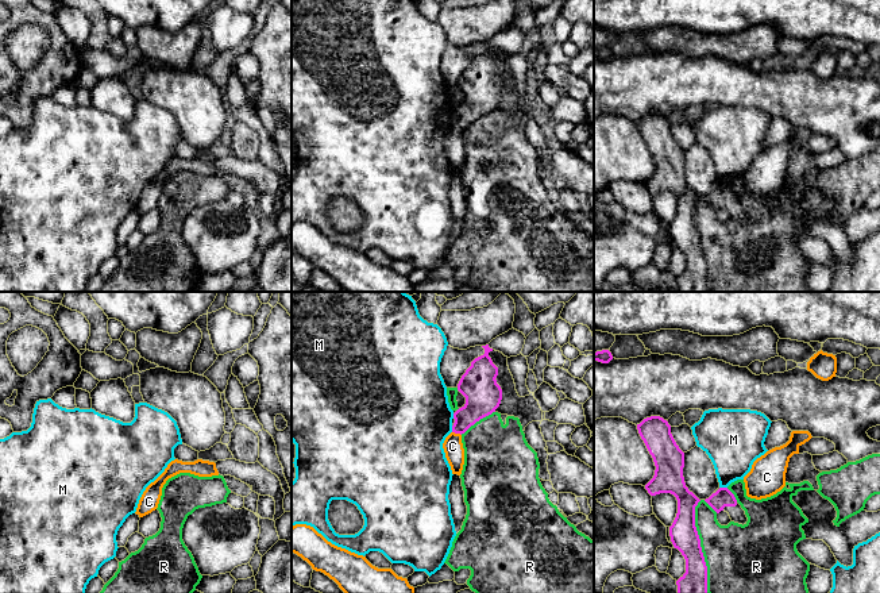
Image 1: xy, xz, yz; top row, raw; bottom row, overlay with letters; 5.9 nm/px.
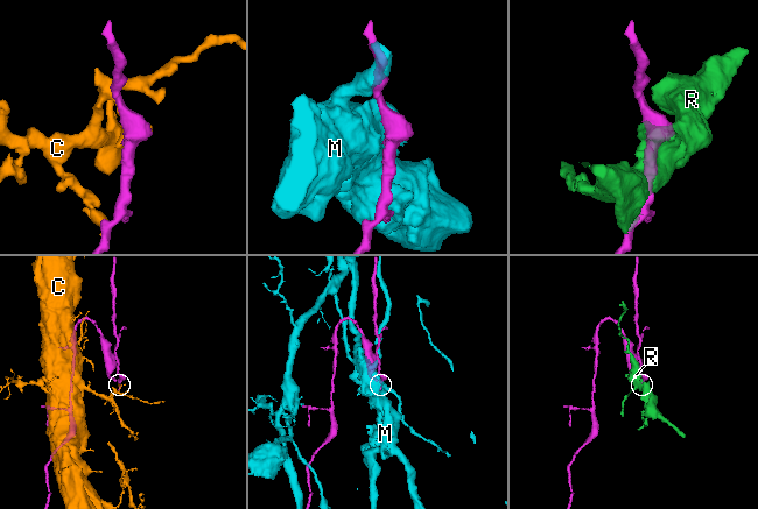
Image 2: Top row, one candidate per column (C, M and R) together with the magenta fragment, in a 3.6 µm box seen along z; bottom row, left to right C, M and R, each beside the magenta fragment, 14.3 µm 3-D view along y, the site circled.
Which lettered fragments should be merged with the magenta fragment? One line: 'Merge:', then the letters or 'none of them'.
Merge: none of them

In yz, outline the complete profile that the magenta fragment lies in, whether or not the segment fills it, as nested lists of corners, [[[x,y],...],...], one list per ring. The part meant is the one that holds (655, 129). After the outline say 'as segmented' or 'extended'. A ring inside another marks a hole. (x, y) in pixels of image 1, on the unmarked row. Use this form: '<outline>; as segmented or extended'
[[[660,113],[644,116],[637,127],[656,163],[645,186],[651,193],[671,190],[678,197],[678,211],[669,224],[671,239],[686,257],[686,270],[676,278],[678,292],[709,292],[707,263],[695,224],[695,204],[700,197],[686,184],[684,150],[676,142],[668,119]]]; as segmented

